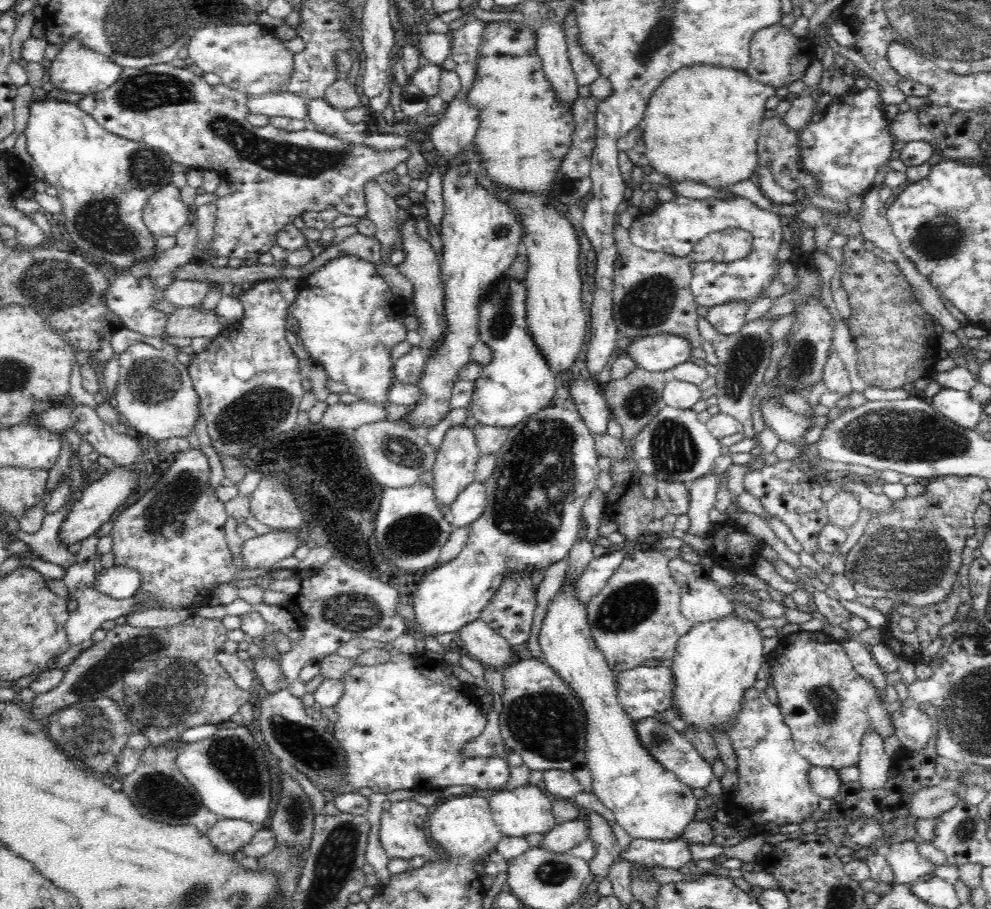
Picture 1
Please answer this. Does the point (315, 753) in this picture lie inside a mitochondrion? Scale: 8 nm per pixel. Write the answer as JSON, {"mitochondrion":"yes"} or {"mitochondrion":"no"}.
{"mitochondrion":"yes"}

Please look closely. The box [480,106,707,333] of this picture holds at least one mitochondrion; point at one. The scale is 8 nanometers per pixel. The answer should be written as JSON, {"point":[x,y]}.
{"point":[648,304]}

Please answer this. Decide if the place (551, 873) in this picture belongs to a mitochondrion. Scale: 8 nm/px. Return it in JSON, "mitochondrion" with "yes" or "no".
{"mitochondrion":"yes"}

